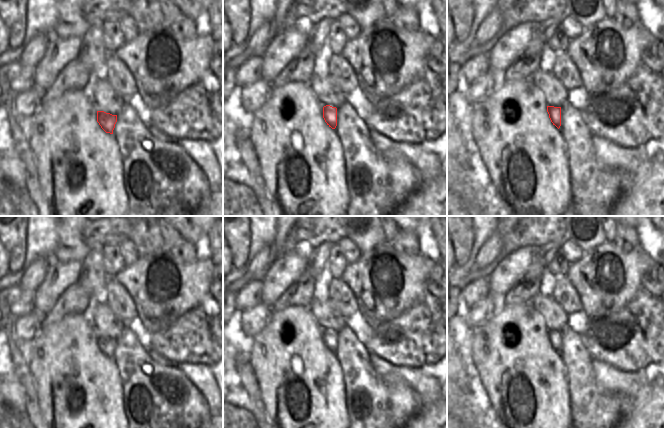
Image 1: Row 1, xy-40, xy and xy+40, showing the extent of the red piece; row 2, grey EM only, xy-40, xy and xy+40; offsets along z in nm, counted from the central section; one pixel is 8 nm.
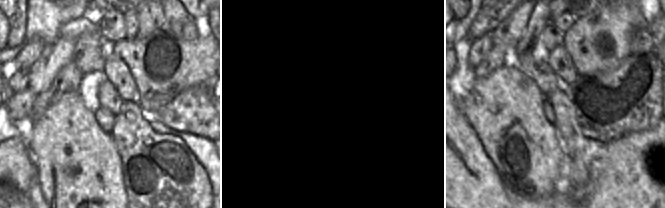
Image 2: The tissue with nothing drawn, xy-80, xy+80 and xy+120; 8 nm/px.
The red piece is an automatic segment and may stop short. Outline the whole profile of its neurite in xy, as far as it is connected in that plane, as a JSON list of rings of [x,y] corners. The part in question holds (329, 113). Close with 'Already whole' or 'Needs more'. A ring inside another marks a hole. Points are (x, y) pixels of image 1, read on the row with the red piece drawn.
[[[330,105],[324,106],[323,118],[329,127],[335,129],[337,126],[337,108]]]. Already whole.

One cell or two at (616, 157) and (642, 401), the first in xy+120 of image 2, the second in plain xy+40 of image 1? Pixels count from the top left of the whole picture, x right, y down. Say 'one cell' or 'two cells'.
one cell

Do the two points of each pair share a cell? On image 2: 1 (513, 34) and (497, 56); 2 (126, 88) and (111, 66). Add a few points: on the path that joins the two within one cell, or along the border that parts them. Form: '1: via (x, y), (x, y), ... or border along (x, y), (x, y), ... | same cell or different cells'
1: border along (493, 44), (503, 44), (512, 49) | different cells
2: via (121, 83), (117, 72) | same cell

